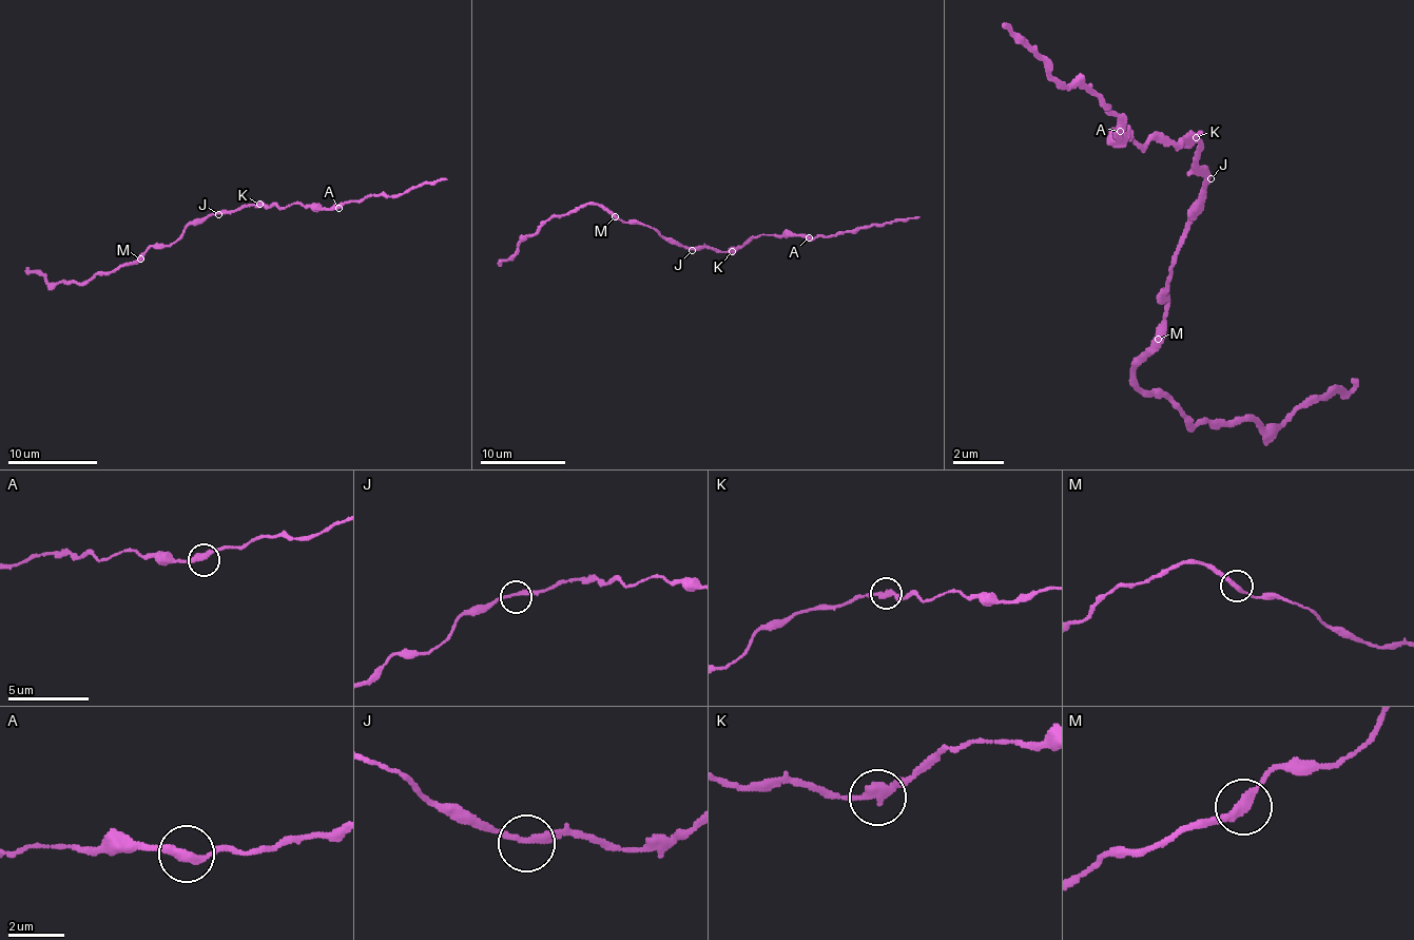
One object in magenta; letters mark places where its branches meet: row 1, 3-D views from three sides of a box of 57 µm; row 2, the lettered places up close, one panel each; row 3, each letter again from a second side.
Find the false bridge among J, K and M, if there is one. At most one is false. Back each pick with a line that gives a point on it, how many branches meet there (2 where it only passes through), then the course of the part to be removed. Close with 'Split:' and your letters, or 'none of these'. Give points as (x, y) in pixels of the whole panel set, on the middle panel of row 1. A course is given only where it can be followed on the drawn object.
K: place (732, 251); branches 2; course (732, 252), (762, 234), (831, 237), (919, 216)
Split: K

